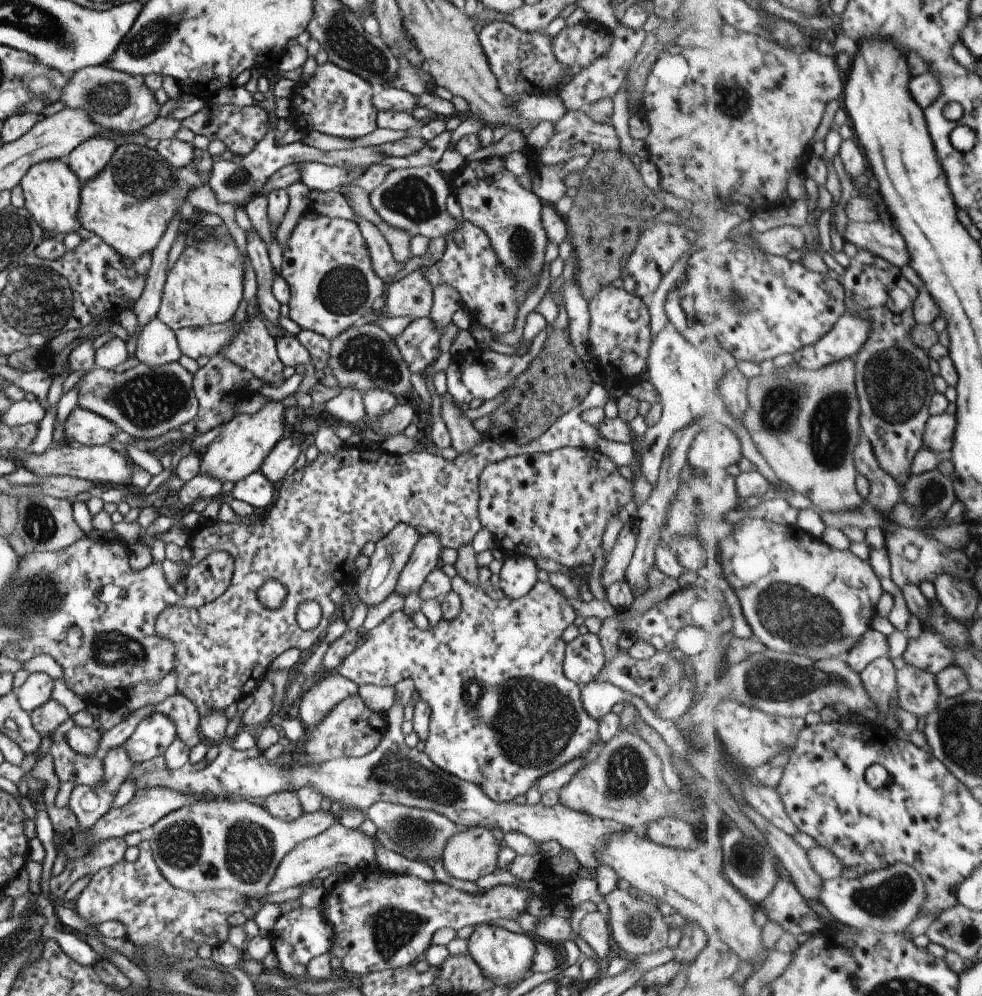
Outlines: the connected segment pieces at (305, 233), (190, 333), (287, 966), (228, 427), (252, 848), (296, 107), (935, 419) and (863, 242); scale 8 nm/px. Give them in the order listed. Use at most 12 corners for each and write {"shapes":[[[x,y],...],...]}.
{"shapes":[[[305,210],[279,276],[329,341],[387,289],[360,228]],[[228,323],[174,331],[181,355],[212,357],[239,332]],[[318,908],[282,913],[270,937],[277,970],[306,977],[334,934]],[[282,402],[237,414],[202,450],[222,483],[259,472],[287,435]],[[200,800],[153,825],[176,889],[266,893],[319,809],[282,821],[243,800]],[[327,61],[296,84],[303,131],[360,139],[377,129],[366,80]],[[957,414],[933,415],[927,448],[951,459],[959,426]],[[852,221],[845,238],[900,269],[906,240],[890,222]]]}

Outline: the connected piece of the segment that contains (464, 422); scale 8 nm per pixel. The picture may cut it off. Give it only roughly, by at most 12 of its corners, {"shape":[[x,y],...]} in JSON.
{"shape":[[442,397],[441,415],[457,455],[482,443],[462,416],[464,407]]}

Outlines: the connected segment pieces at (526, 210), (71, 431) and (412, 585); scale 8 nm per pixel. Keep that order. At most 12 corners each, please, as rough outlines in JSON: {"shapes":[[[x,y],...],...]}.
{"shapes":[[[505,158],[450,178],[460,220],[488,236],[516,283],[537,285],[548,238],[541,199]],[[79,406],[65,422],[70,444],[106,445],[116,424]],[[434,534],[416,544],[394,593],[418,591],[428,574],[442,564]]]}

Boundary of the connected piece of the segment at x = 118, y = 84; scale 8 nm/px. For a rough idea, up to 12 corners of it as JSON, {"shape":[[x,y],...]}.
{"shape":[[107,65],[73,73],[60,101],[138,132],[160,116],[144,77]]}

